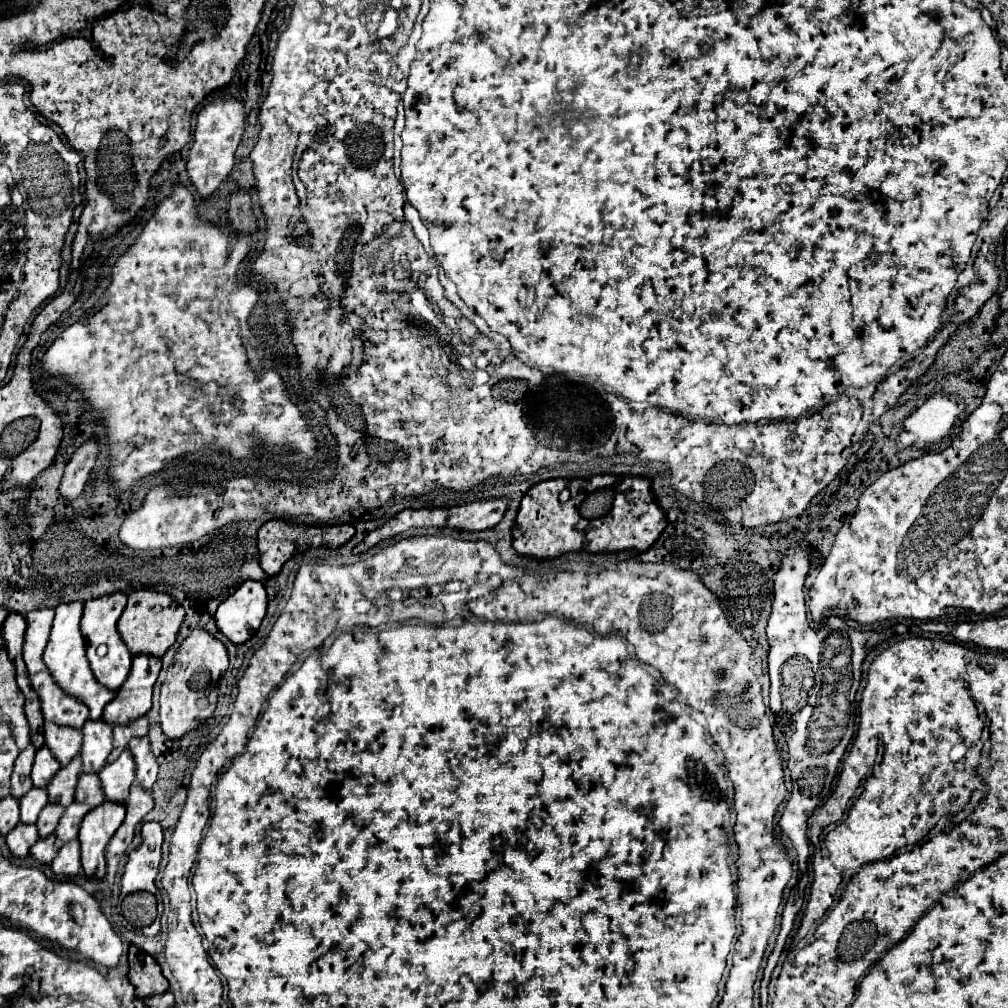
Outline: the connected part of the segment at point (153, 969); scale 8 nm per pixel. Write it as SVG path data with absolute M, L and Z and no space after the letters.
M129 947L129 973L131 985L135 987L135 995L139 999L159 995L169 989L167 979L161 973L159 963L145 951L137 947Z

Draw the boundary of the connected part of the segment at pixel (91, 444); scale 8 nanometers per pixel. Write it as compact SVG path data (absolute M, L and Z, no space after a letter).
M95 437L87 439L71 457L71 461L67 463L65 467L65 475L63 475L63 481L61 481L61 497L67 499L67 501L73 501L81 495L87 479L89 479L89 473L95 465L95 459L97 459L97 453L99 453L99 445L95 441Z

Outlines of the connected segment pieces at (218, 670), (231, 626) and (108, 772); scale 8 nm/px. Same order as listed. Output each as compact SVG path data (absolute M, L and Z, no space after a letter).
M197 627L179 645L175 661L161 685L161 727L169 739L183 737L203 721L203 715L211 715L215 711L217 681L227 671L227 665L229 659L225 645L209 631Z
M245 581L229 599L225 599L215 621L223 635L227 635L235 645L245 643L255 635L267 611L267 591L261 581Z
M125 749L113 763L107 763L99 771L99 777L107 801L125 801L135 779L135 761L131 751Z

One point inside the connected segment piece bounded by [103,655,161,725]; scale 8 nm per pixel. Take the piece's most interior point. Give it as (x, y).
(133, 700)

